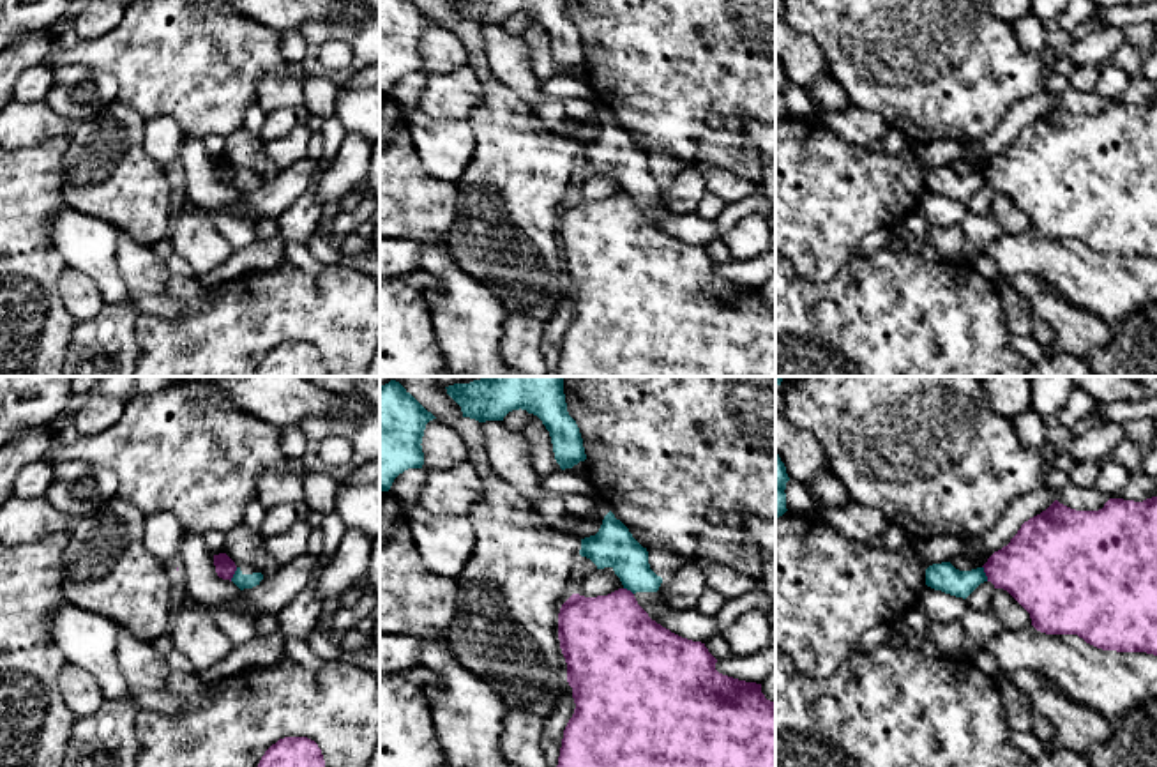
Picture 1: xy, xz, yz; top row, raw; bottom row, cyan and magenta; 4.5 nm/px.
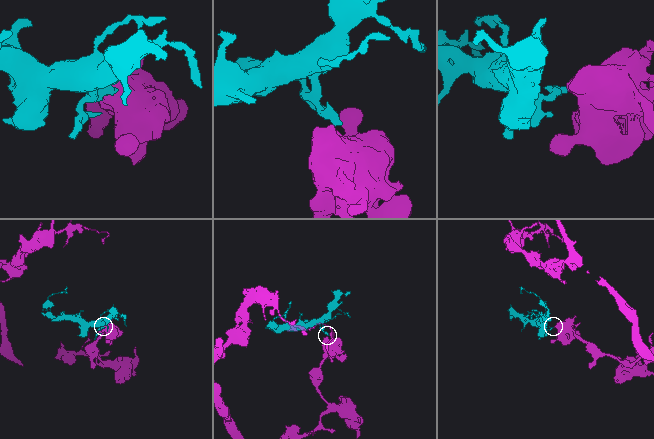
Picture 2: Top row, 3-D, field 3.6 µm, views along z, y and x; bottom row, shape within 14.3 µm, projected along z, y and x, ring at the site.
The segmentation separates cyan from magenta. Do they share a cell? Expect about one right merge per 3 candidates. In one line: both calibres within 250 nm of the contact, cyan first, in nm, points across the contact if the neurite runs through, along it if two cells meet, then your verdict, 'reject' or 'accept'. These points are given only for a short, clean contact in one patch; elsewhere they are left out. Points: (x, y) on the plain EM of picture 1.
130/360 nm | along yz (983, 170), (988, 184) | reject

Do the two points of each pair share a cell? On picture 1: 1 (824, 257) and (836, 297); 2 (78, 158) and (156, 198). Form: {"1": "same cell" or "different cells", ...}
{"1": "different cells", "2": "same cell"}

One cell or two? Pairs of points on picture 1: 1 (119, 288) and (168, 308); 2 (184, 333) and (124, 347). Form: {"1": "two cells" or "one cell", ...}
{"1": "two cells", "2": "two cells"}

